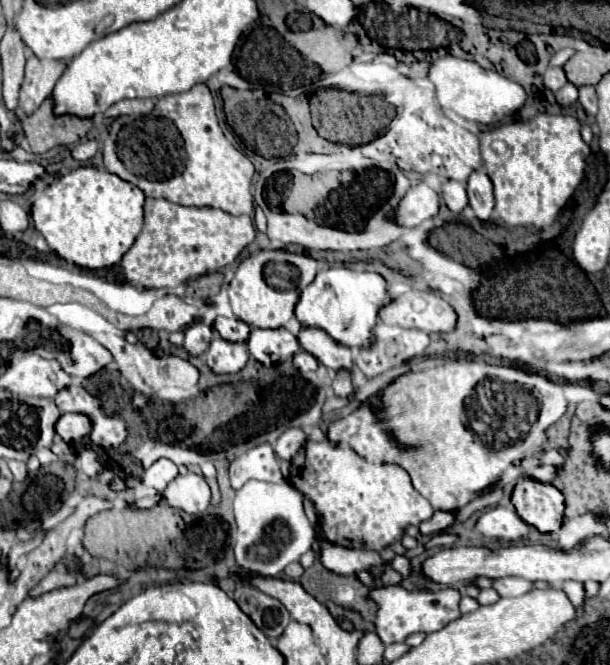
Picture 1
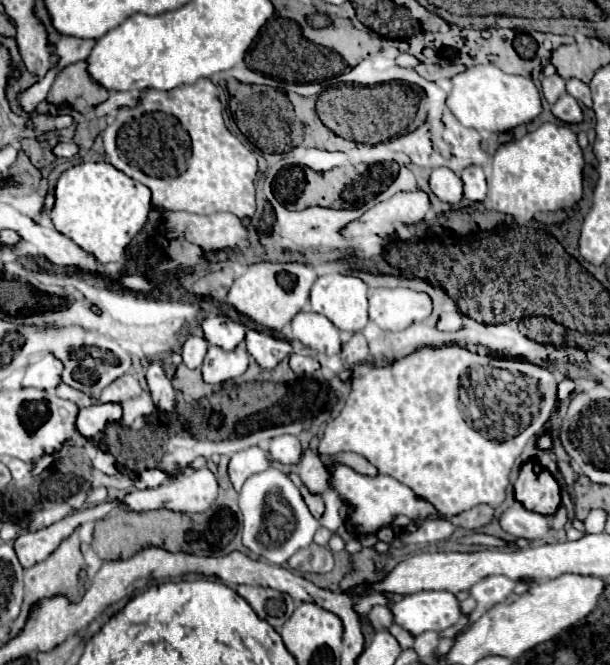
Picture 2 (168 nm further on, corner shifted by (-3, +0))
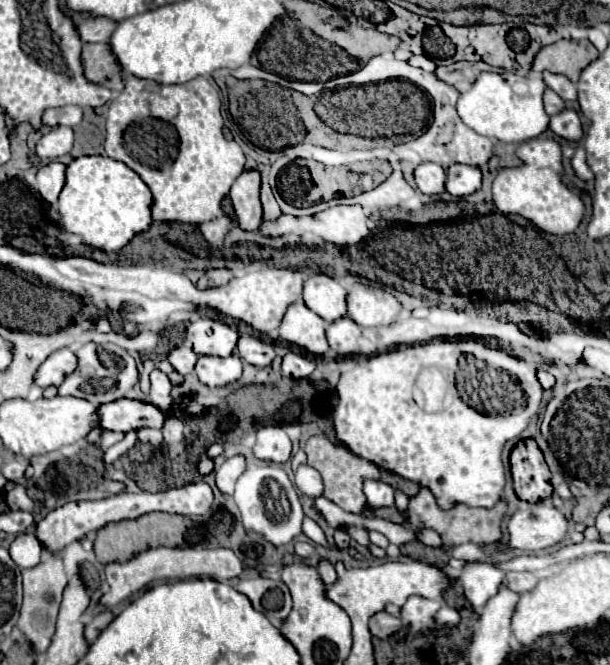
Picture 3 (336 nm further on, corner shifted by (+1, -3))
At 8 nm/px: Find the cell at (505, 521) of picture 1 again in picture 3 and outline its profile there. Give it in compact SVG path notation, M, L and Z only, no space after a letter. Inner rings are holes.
M551 502L527 504L527 510L517 510L507 524L509 548L543 550L555 546L567 534L565 516Z

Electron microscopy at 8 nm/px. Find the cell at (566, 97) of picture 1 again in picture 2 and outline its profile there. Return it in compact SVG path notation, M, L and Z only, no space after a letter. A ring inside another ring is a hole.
M567 93L563 97L559 97L559 101L553 105L553 115L557 119L561 119L563 123L581 123L581 119L583 119L579 103Z

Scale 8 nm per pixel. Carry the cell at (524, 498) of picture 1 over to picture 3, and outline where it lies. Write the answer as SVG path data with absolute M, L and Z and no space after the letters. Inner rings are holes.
M521 440L511 452L511 474L515 494L525 502L541 502L551 498L551 474L541 450L533 440Z

